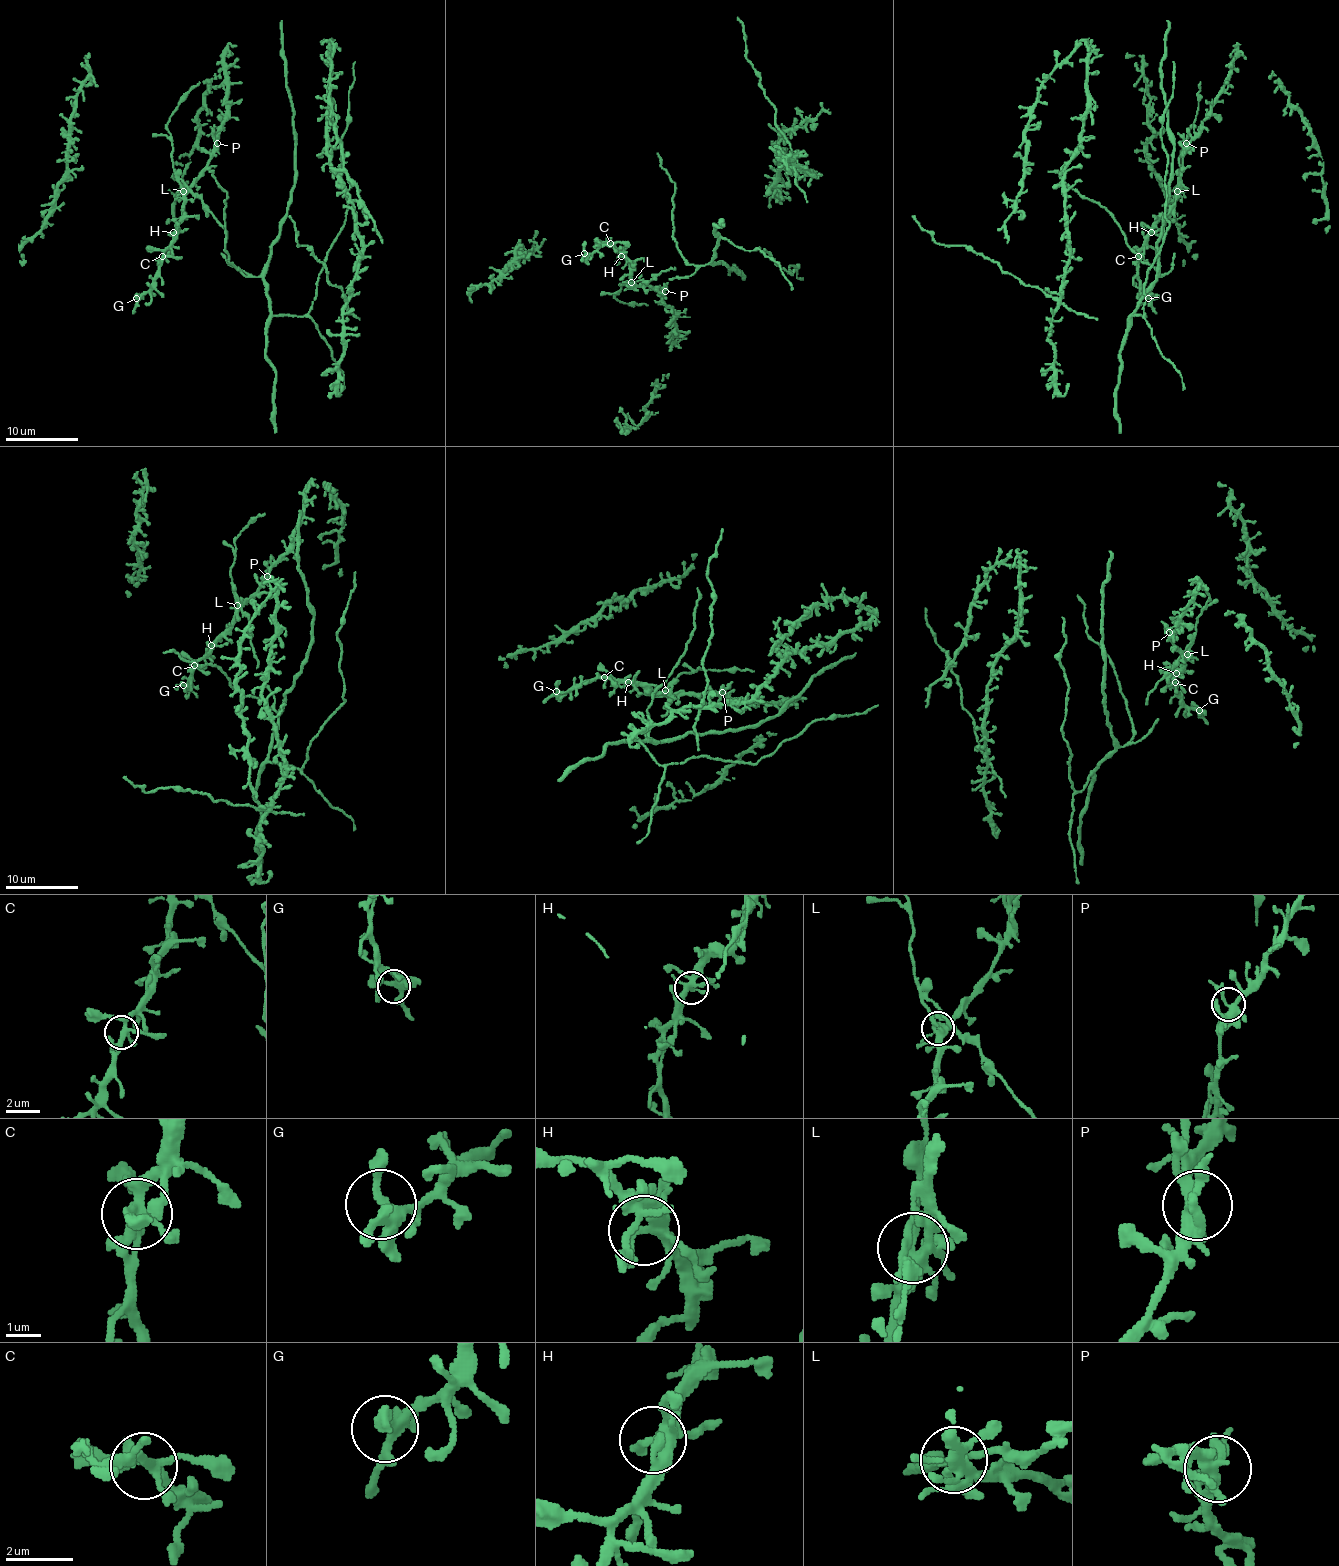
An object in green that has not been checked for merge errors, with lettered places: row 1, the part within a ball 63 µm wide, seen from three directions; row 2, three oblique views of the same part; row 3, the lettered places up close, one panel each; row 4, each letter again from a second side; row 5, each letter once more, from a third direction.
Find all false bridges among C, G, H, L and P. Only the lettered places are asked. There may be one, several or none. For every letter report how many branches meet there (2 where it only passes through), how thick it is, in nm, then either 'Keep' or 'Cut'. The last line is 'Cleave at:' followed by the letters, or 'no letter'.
C: Branches: 6. Thickness 260 nm. Keep
G: Branches: 6. Thickness 320 nm. Keep
H: Branches: 6. Thickness 340 nm. Keep
L: Branches: 7. Thickness 320 nm. Cut
P: Branches: 6. Thickness 340 nm. Keep
Cleave at: L

